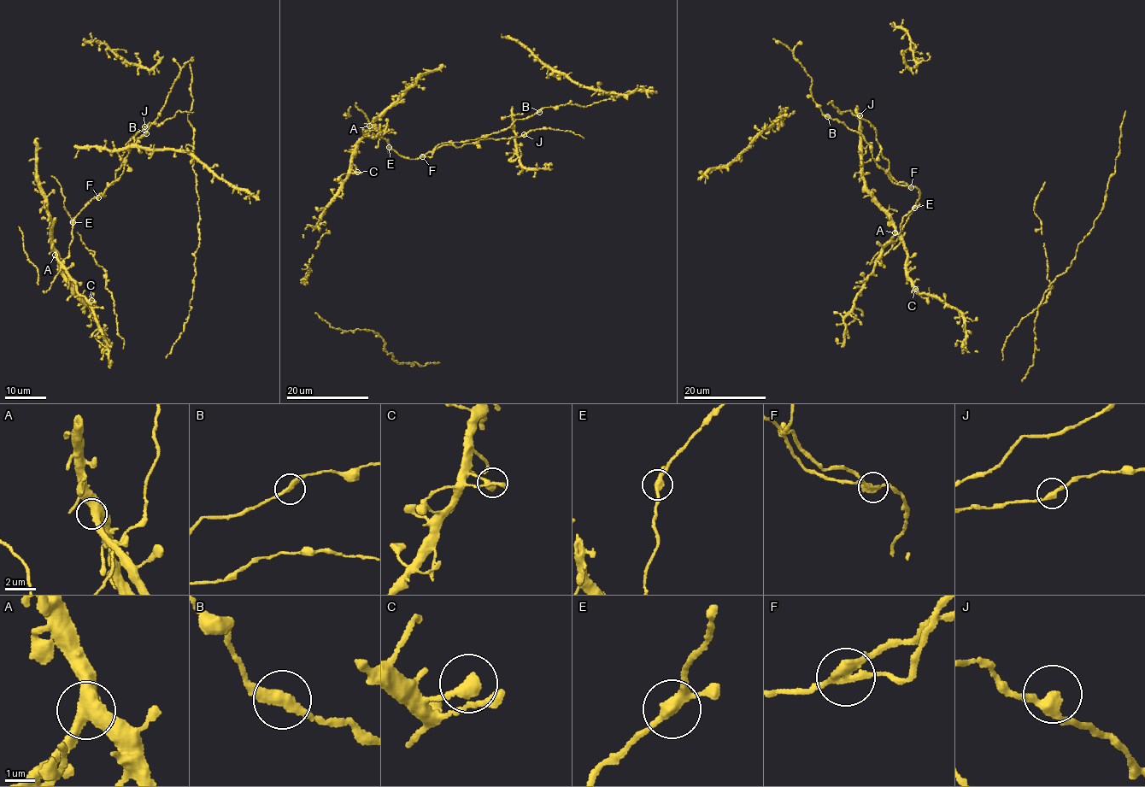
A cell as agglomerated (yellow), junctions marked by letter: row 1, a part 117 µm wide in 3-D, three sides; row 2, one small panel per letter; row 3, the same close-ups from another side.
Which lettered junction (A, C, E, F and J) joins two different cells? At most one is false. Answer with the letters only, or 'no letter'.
F

